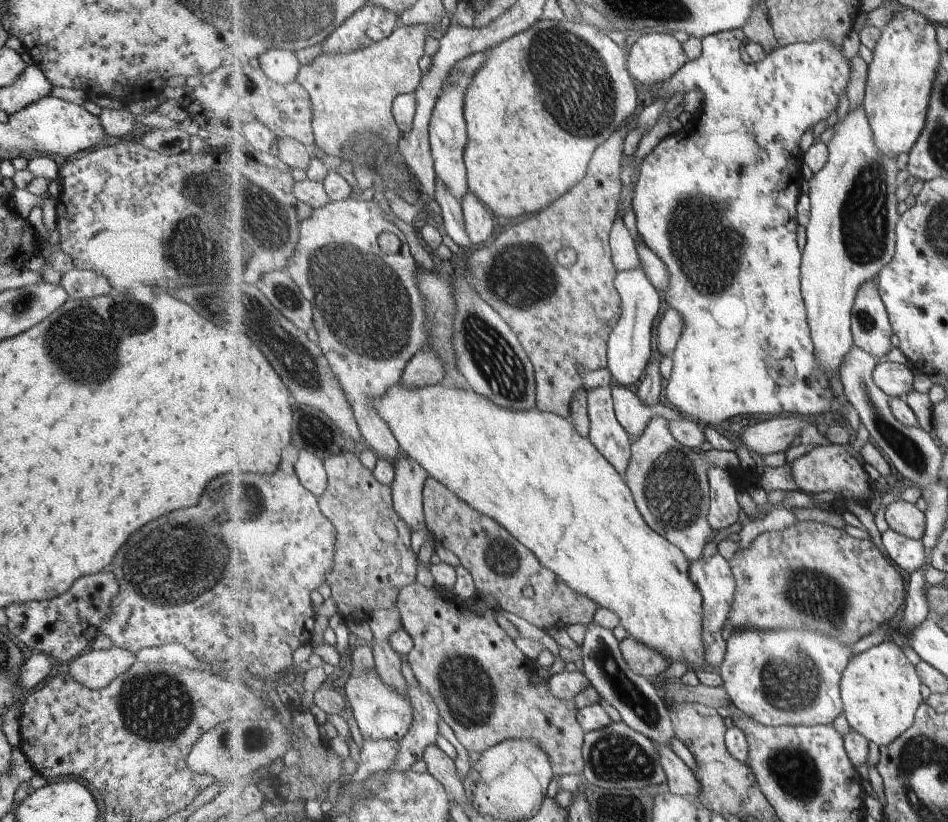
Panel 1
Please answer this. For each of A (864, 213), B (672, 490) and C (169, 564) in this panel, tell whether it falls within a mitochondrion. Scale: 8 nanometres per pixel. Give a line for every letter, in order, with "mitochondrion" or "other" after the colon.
A: mitochondrion
B: mitochondrion
C: mitochondrion

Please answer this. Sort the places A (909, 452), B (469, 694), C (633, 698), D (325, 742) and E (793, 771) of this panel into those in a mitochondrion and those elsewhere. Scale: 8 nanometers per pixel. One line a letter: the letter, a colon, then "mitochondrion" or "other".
A: mitochondrion
B: mitochondrion
C: mitochondrion
D: other
E: mitochondrion

